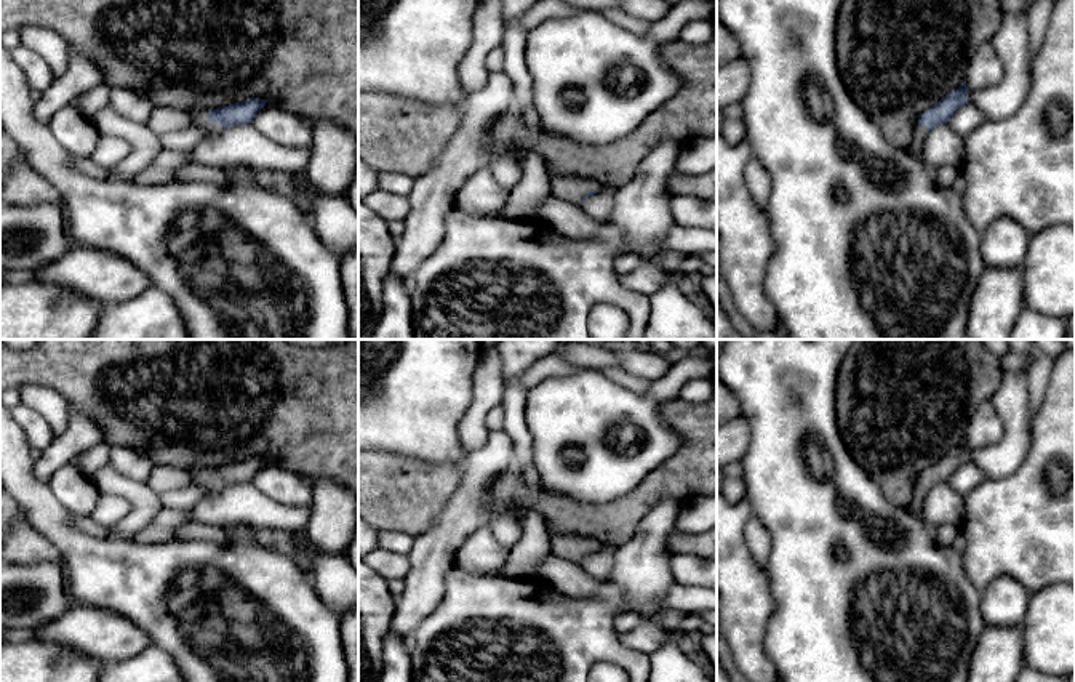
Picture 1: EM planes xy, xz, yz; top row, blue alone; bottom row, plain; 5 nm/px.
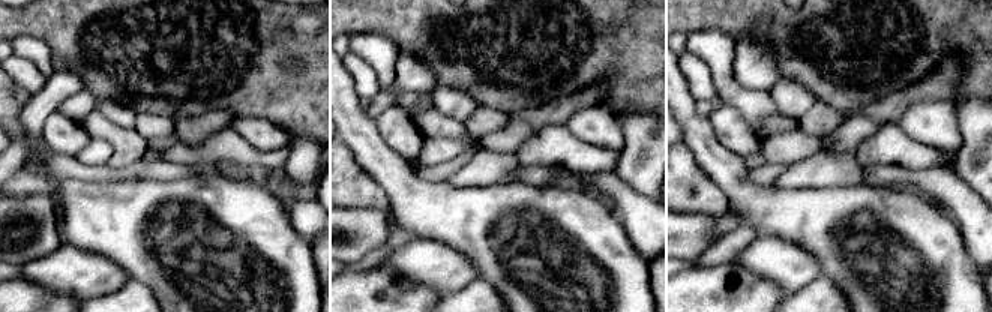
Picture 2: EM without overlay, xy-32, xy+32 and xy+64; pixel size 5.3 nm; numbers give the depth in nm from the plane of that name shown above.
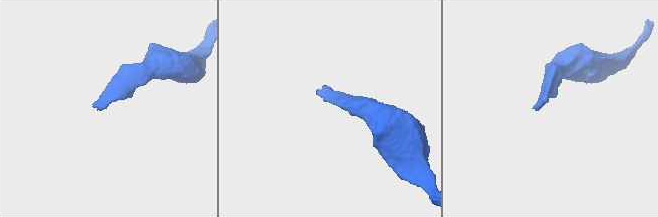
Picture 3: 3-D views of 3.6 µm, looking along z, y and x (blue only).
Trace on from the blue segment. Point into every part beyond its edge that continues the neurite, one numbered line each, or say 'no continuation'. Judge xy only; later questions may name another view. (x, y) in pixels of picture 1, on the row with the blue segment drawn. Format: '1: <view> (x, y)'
1: xy (211, 128)

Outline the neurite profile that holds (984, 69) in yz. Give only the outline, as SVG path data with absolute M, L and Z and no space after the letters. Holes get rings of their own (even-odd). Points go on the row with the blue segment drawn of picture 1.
M990 42L982 43L968 64L965 83L969 90L981 91L1001 83L1003 64Z

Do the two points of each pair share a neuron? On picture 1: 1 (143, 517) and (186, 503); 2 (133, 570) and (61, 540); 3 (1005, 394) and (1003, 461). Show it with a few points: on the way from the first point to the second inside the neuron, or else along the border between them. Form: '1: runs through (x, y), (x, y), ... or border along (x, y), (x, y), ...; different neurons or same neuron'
1: border along (159, 495), (163, 506); different neurons
2: runs through (115, 570), (98, 570), (79, 551); same neuron
3: runs through (1013, 410), (1021, 426), (1019, 445); same neuron

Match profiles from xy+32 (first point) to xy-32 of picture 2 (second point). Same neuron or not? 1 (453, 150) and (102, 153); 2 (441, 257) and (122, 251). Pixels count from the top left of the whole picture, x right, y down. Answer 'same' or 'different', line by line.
1: same
2: different

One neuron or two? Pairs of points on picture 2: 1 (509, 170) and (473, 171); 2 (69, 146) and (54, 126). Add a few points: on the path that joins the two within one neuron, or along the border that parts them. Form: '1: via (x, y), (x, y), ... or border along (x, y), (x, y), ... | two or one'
1: via (500, 170), (482, 170) | one
2: via (69, 141), (59, 131) | one

